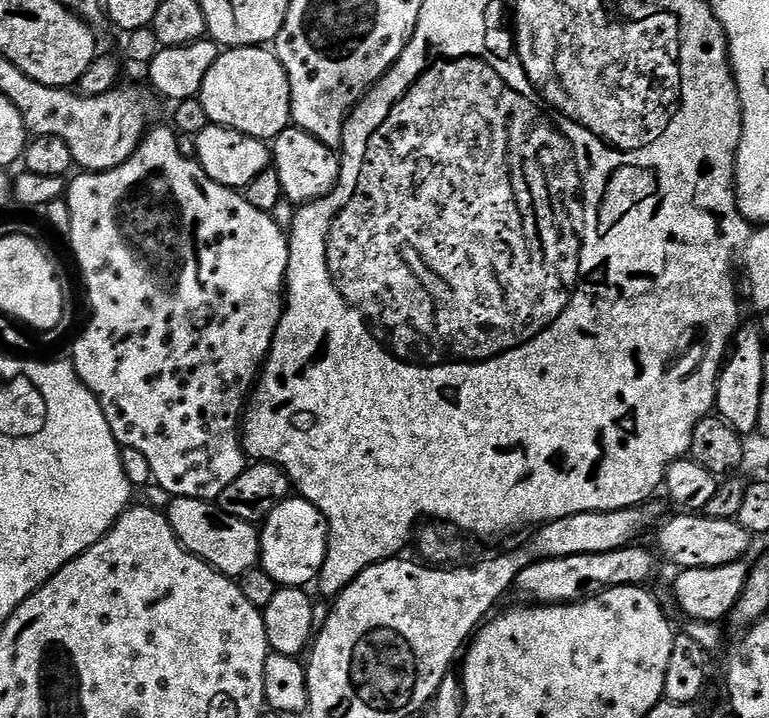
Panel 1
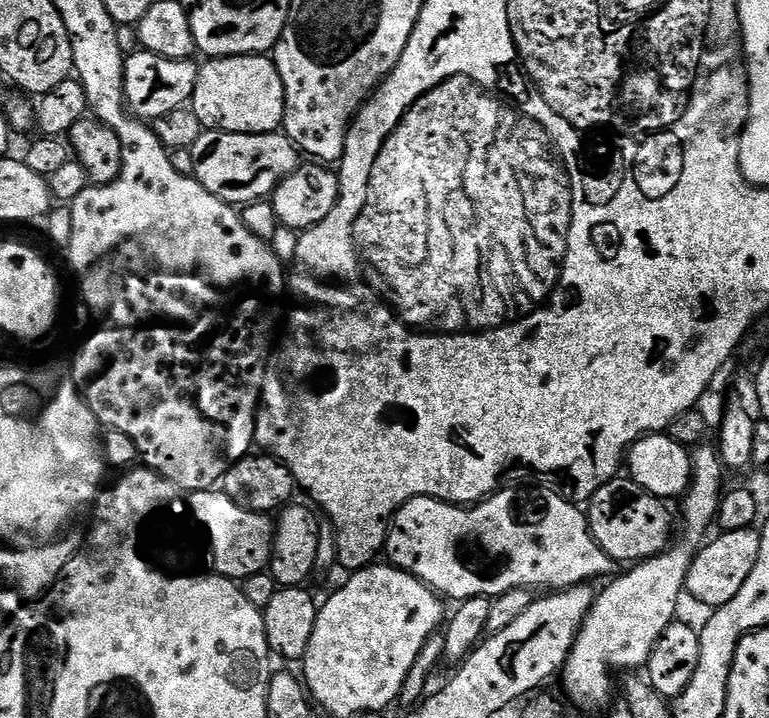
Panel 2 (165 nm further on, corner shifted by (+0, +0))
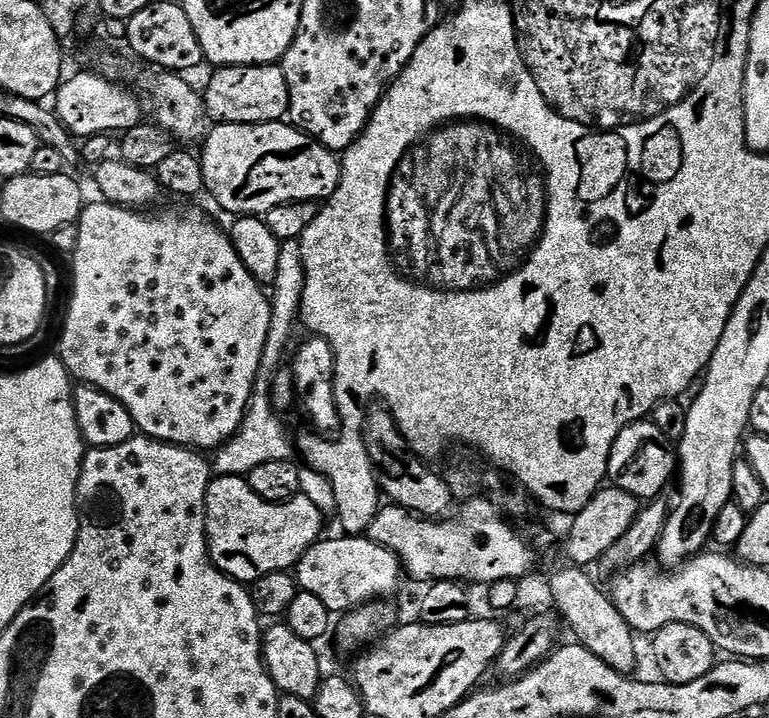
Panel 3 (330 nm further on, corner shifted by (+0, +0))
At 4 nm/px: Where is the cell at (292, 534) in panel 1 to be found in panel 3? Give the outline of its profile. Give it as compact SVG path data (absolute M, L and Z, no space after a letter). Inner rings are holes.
M341 537L316 541L307 554L299 560L295 566L294 575L301 589L321 598L328 611L333 614L344 614L363 604L390 598L388 596L395 592L400 584L400 576L402 577L402 565L398 557L393 552L386 551L384 547L378 546L369 537Z

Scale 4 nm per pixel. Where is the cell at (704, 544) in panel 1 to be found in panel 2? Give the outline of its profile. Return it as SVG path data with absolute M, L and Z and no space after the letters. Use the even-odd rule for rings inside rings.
M617 478L611 480L608 484L602 485L587 505L588 527L591 528L592 536L598 542L598 546L602 546L602 550L606 550L606 554L611 560L617 562L623 562L623 560L632 560L628 562L650 560L665 551L673 539L673 537L671 538L672 520L668 517L668 508L664 504L667 503L661 497L650 494L645 488L638 486L630 478Z

